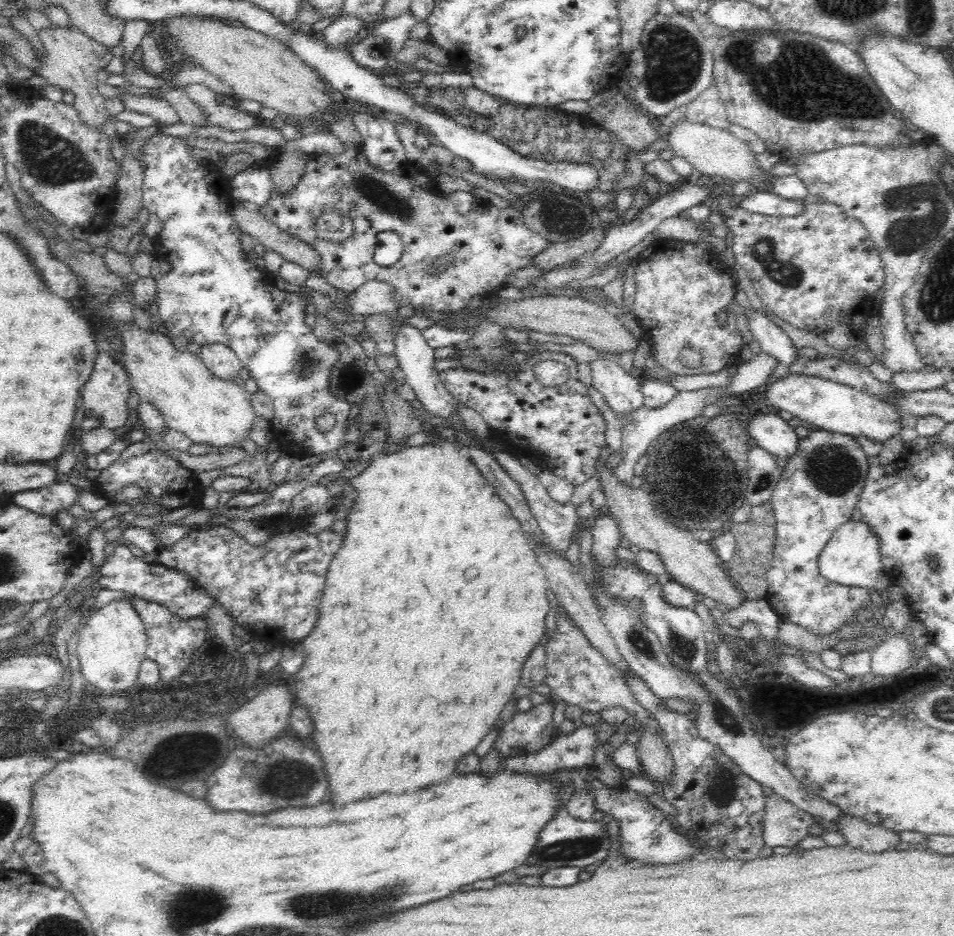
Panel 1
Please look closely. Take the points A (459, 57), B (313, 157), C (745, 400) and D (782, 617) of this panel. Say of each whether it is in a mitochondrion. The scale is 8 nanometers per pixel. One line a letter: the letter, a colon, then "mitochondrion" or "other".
A: other
B: other
C: other
D: other

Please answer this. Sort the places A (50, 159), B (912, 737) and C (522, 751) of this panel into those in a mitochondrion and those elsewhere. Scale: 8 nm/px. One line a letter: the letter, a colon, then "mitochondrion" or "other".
A: mitochondrion
B: other
C: other

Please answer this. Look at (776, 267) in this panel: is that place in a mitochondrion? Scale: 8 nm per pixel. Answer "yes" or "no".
yes

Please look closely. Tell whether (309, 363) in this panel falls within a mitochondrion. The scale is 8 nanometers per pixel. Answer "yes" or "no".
yes

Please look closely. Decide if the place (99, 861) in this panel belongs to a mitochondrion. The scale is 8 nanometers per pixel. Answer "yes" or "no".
no

